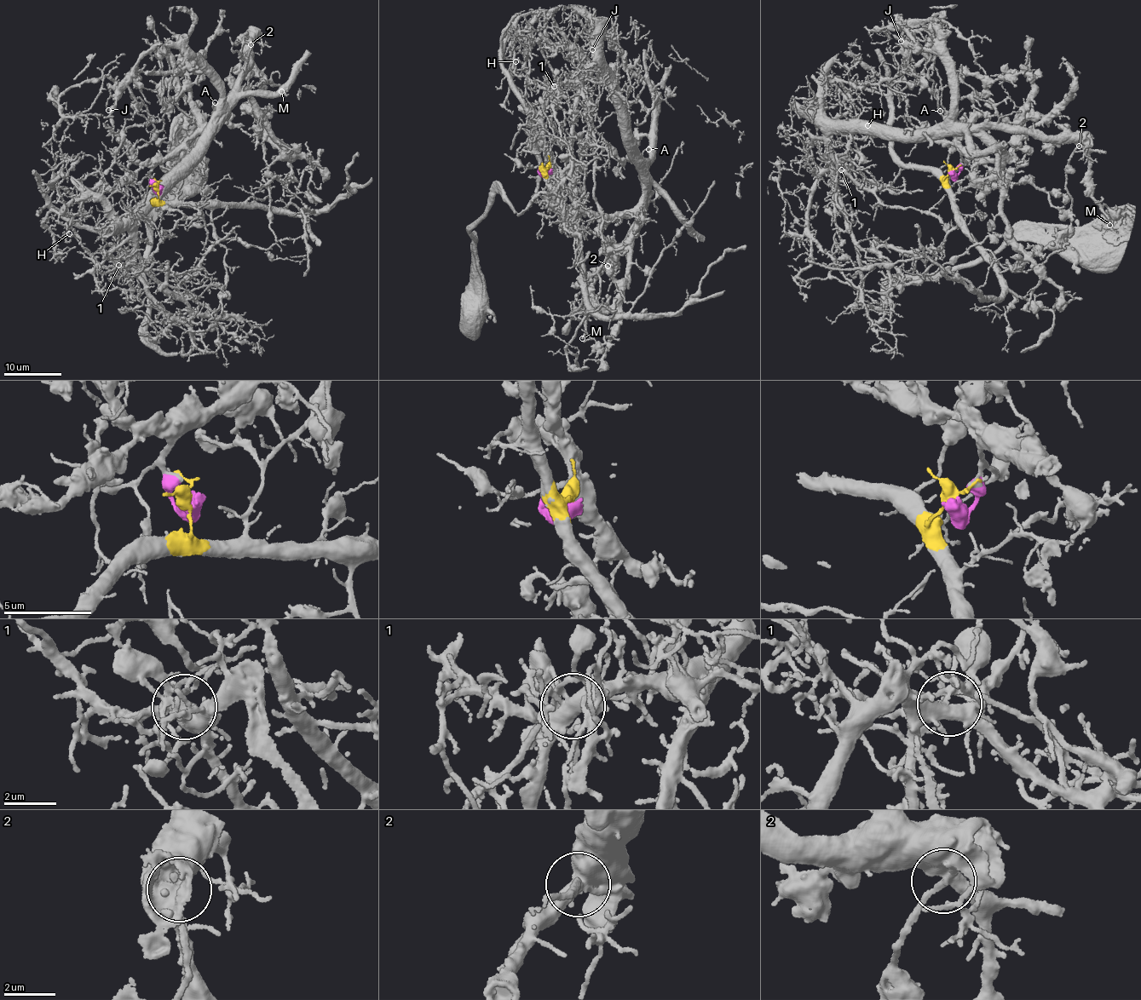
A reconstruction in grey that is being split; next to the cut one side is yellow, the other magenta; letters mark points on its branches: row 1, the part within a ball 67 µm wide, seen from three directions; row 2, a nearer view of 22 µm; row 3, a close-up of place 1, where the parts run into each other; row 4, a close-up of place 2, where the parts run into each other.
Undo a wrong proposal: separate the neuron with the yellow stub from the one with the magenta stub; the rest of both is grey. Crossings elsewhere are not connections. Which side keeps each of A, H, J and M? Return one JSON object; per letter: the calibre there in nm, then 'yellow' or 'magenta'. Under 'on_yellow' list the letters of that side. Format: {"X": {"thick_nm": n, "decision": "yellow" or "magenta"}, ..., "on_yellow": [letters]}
{"A": {"thick_nm": 140, "decision": "magenta"}, "H": {"thick_nm": 130, "decision": "magenta"}, "J": {"thick_nm": 130, "decision": "magenta"}, "M": {"thick_nm": 240, "decision": "magenta"}, "on_yellow": []}

